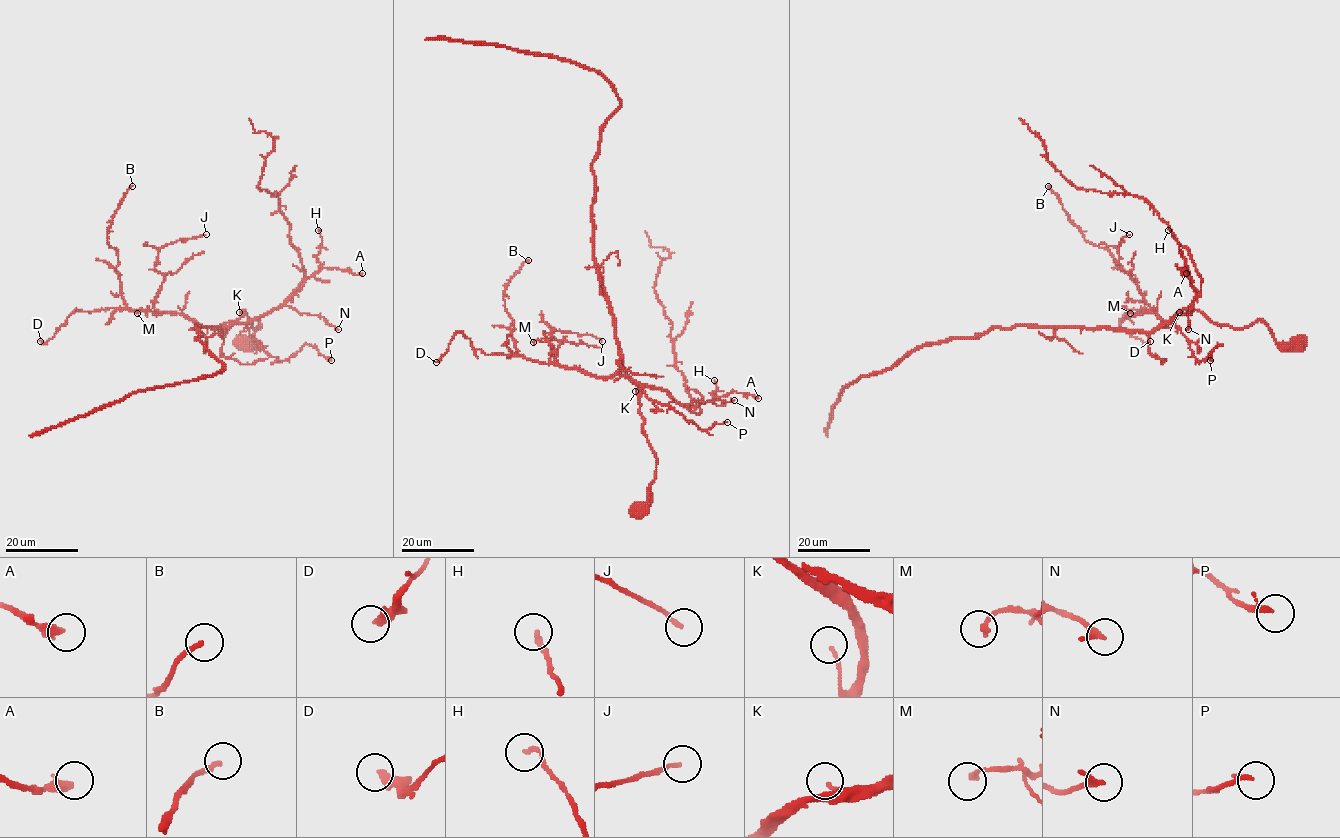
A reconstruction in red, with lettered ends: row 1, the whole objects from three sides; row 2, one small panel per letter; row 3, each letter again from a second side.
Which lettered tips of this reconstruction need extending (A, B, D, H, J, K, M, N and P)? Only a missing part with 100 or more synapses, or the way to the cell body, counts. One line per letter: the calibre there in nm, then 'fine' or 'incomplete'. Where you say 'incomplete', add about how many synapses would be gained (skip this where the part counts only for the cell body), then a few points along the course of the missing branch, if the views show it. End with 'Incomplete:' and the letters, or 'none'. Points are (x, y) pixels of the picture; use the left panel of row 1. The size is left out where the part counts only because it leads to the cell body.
A: calibre 400 nm; fine
B: calibre 180 nm; fine
D: calibre 380 nm; fine
H: calibre 160 nm; fine
J: calibre 150 nm; fine
K: calibre 120 nm; fine
M: calibre 200 nm; fine
N: calibre 240 nm; fine
P: calibre 200 nm; fine
Incomplete: none

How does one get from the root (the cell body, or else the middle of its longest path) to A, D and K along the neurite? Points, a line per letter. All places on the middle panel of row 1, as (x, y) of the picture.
A: (640, 506), (651, 495), (656, 457), (633, 382), (664, 390), (688, 408), (733, 391), (758, 398)
D: (640, 506), (651, 495), (656, 457), (644, 430), (640, 389), (626, 378), (484, 354), (462, 332), (436, 362)
K: (640, 506), (651, 495), (656, 457), (644, 430), (644, 417), (635, 391)

